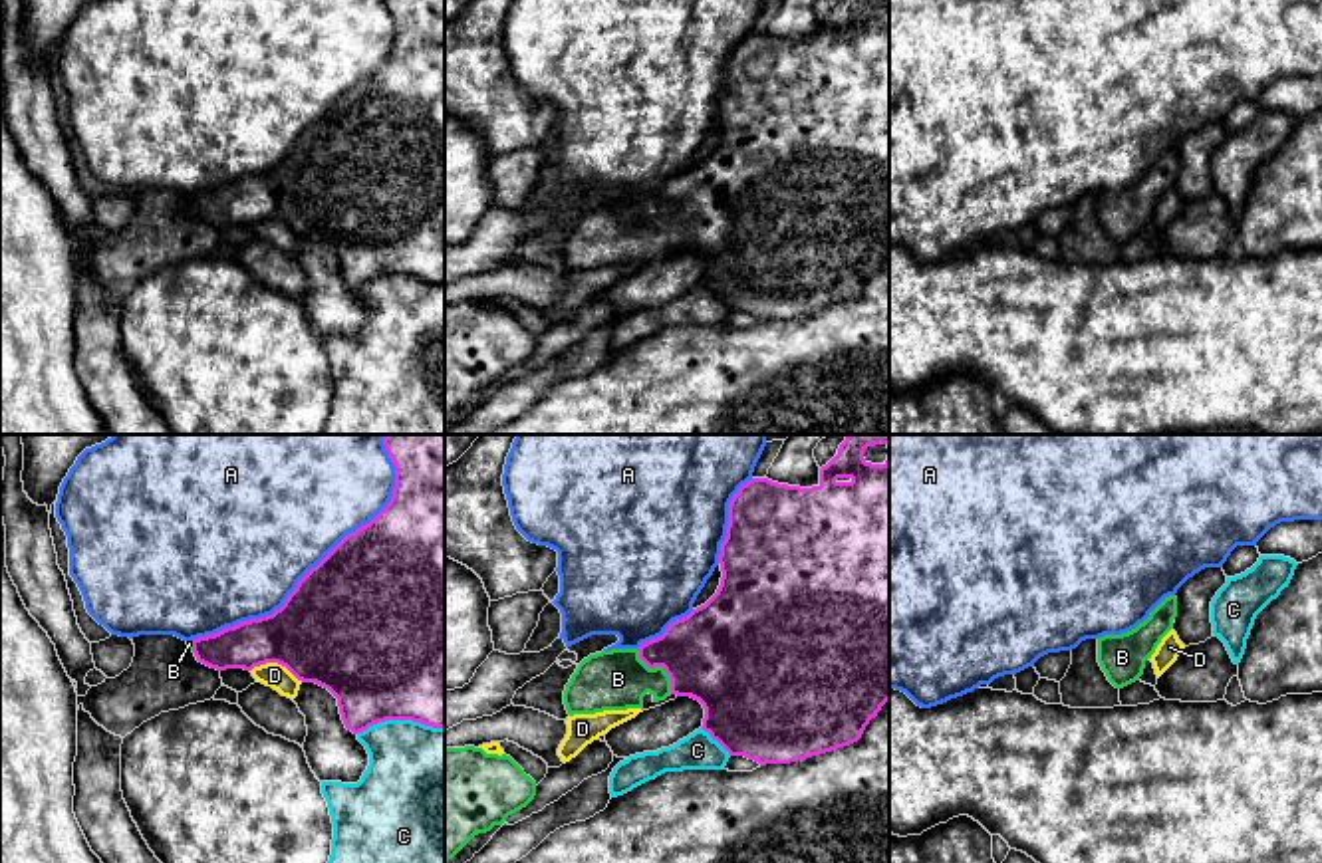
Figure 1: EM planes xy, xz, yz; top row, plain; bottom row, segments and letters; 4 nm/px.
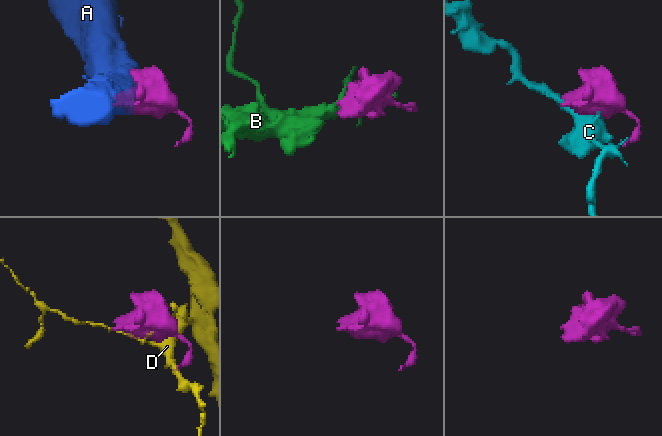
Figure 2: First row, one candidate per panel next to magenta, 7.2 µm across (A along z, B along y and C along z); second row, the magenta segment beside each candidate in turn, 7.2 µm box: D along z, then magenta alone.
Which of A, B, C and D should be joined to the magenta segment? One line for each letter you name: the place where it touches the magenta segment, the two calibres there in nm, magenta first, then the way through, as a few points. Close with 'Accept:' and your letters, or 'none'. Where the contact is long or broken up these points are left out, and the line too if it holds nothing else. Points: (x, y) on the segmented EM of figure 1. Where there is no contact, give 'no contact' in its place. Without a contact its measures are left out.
B: contact xz (660, 665); calibres 400 and 240 nm; way xz (719, 653), (660, 665), (618, 679)
Accept: B

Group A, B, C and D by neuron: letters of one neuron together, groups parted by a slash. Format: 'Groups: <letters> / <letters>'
Groups: A / B / C / D

